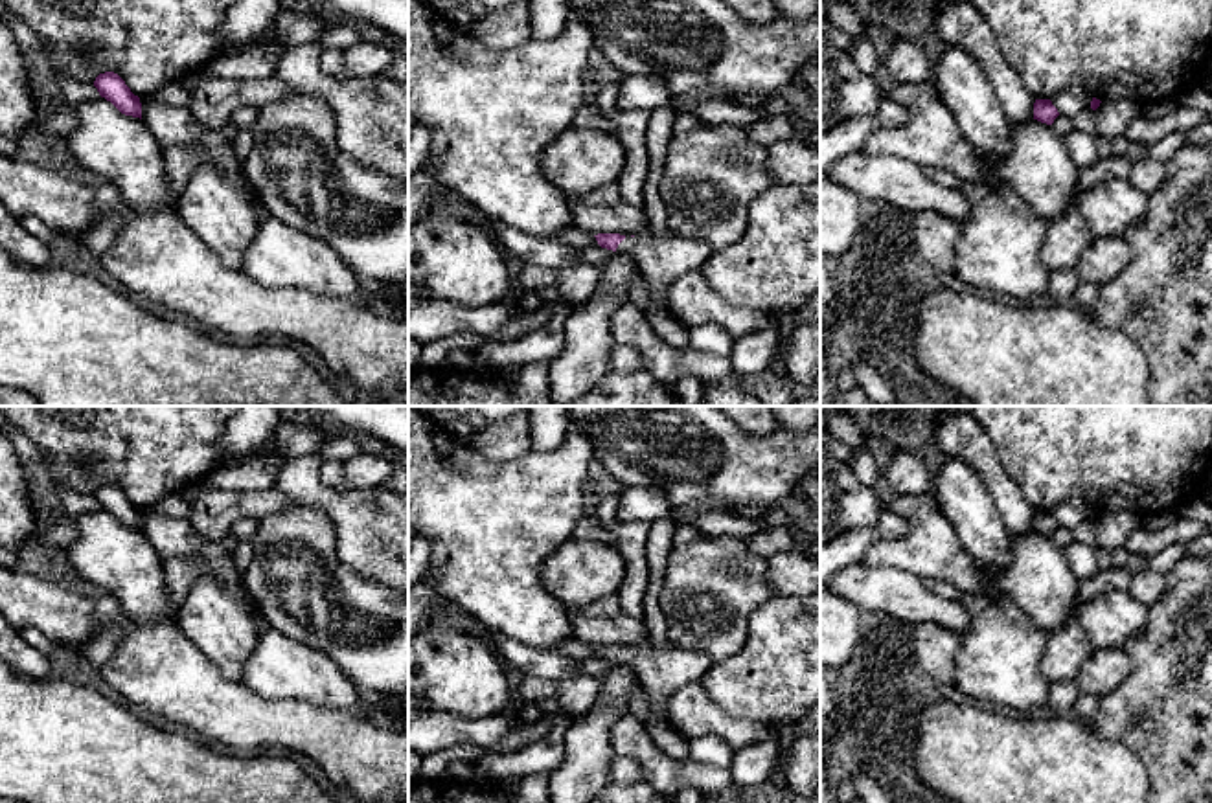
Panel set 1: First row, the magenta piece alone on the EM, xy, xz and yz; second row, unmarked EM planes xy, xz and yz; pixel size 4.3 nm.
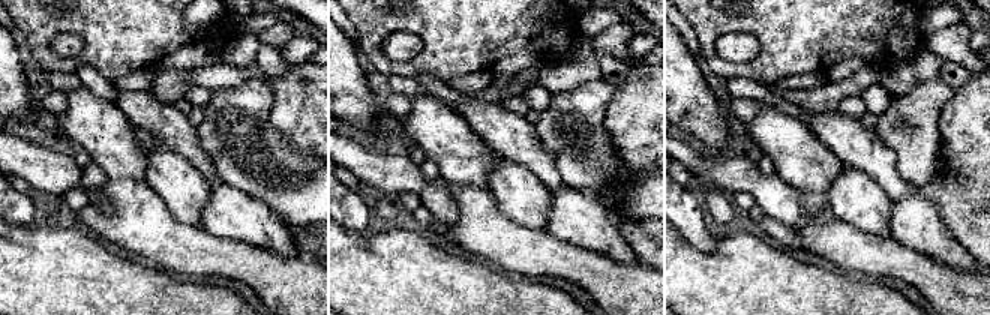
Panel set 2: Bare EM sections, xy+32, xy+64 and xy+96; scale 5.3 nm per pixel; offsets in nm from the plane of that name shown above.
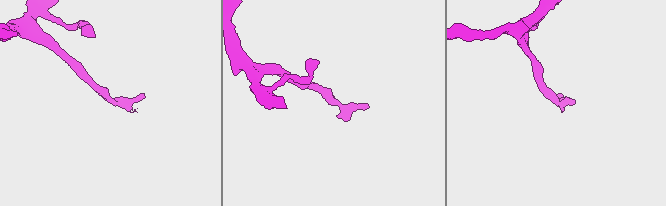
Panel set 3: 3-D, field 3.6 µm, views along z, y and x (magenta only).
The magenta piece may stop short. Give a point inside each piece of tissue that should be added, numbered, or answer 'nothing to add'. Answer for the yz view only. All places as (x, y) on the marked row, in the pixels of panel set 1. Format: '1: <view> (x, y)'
nothing to add

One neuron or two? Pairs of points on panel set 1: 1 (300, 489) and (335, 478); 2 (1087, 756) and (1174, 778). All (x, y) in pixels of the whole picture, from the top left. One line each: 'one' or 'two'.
1: two
2: two

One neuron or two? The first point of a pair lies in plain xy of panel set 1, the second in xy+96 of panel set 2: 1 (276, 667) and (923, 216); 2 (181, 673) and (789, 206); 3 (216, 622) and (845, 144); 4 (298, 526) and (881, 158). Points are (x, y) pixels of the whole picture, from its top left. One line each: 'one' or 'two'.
1: one
2: two
3: two
4: two

